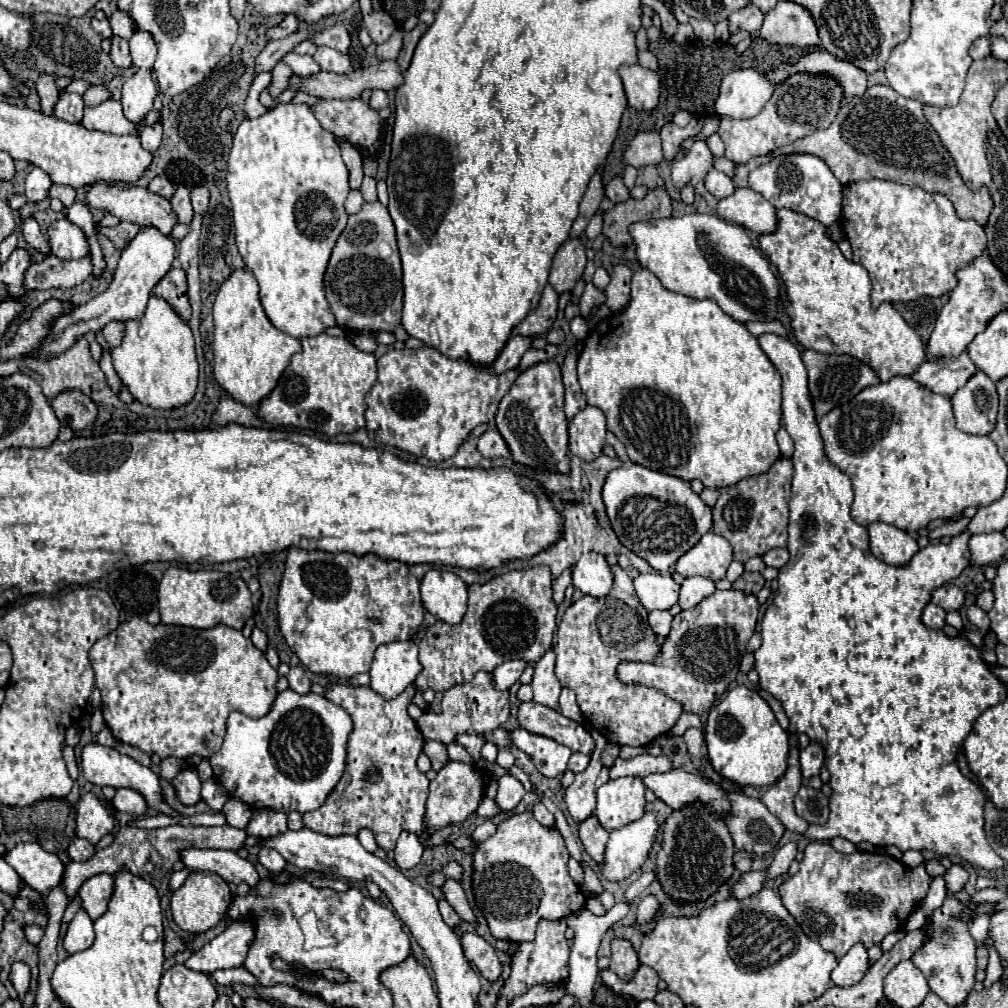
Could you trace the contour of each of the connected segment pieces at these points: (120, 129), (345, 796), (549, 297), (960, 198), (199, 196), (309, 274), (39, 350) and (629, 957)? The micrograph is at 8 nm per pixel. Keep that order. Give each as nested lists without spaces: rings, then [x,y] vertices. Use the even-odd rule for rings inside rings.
[[[108,99],[96,107],[86,107],[80,123],[86,129],[94,129],[94,131],[104,131],[104,133],[114,133],[114,135],[126,135],[126,133],[140,135],[144,131],[144,127],[150,127],[150,125],[158,123],[160,119],[162,119],[162,115],[152,109],[150,113],[144,115],[144,119],[140,123],[132,123],[130,119],[126,119],[126,115],[122,111],[122,103]]]
[[[332,685],[326,689],[326,699],[350,713],[354,731],[348,739],[348,761],[340,783],[320,809],[304,813],[304,827],[322,835],[356,835],[358,829],[368,827],[384,851],[394,849],[402,831],[418,837],[428,831],[424,821],[428,779],[416,767],[424,737],[406,713],[414,693],[414,685],[408,685],[394,699],[384,699],[370,687]]]
[[[546,285],[538,307],[514,329],[512,335],[534,337],[548,331],[556,319],[556,311],[558,311],[558,293],[552,285]]]
[[[876,85],[876,87],[870,87],[864,93],[864,97],[848,97],[848,99],[842,101],[842,107],[840,107],[838,115],[836,115],[836,119],[832,121],[832,125],[828,129],[816,131],[816,133],[812,133],[812,135],[808,135],[804,139],[798,139],[798,141],[790,143],[790,145],[784,145],[784,147],[776,149],[772,155],[754,157],[746,165],[736,165],[736,175],[734,175],[736,187],[746,187],[748,185],[748,173],[752,169],[756,169],[758,165],[766,163],[774,155],[788,155],[788,153],[810,153],[810,155],[820,157],[830,167],[830,171],[834,173],[834,177],[842,185],[852,183],[852,181],[860,181],[860,179],[890,179],[890,181],[898,181],[898,183],[904,183],[904,185],[918,185],[928,193],[942,193],[942,195],[950,197],[950,201],[954,203],[956,215],[960,219],[974,219],[982,227],[988,223],[988,217],[990,217],[990,213],[994,209],[994,201],[992,201],[992,197],[990,197],[986,187],[982,187],[978,191],[972,191],[972,189],[968,189],[964,185],[964,181],[962,181],[962,177],[960,177],[950,153],[946,151],[946,147],[942,145],[938,133],[932,129],[932,125],[924,117],[922,105],[916,99],[902,97],[892,87]]]
[[[194,187],[194,191],[192,191],[194,213],[204,215],[208,211],[208,205],[210,205],[210,191],[206,187]]]
[[[276,105],[258,119],[244,119],[234,133],[234,145],[228,159],[228,193],[232,201],[232,219],[236,229],[236,245],[260,285],[260,301],[270,323],[296,337],[320,335],[336,327],[324,293],[324,273],[330,253],[346,227],[348,213],[344,201],[350,193],[348,169],[340,157],[340,145],[320,127],[308,105]]]
[[[142,227],[138,235],[130,241],[130,245],[122,251],[110,287],[98,297],[94,297],[92,301],[88,301],[86,305],[80,305],[74,311],[60,315],[50,327],[50,333],[34,349],[34,357],[44,361],[54,359],[62,355],[64,351],[68,351],[78,337],[90,331],[98,332],[110,321],[128,321],[128,319],[142,317],[154,285],[170,271],[174,253],[176,253],[174,241],[168,235],[160,233],[156,227]]]
[[[614,939],[612,941],[612,957],[610,957],[612,965],[610,969],[614,973],[618,973],[618,977],[622,979],[630,979],[634,975],[634,971],[638,969],[638,955],[636,951],[632,949],[632,945],[628,941],[620,941],[620,939]]]

